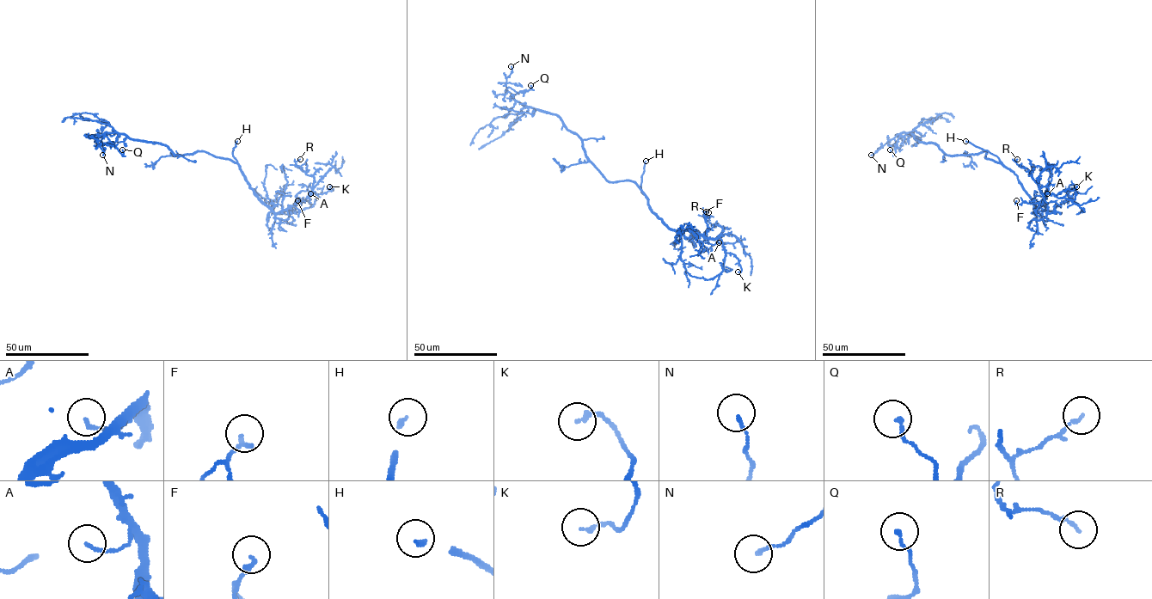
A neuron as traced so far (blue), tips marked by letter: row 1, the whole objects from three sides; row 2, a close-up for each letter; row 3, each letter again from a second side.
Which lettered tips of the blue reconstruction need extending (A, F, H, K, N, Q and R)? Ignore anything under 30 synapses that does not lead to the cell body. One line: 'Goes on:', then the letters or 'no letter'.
Goes on: H

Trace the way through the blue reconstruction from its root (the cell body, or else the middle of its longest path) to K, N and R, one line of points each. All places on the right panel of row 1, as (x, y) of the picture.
K: (985, 157), (1000, 162), (1017, 176), (1033, 201), (1035, 212), (1044, 194), (1056, 195), (1076, 186)
N: (985, 157), (984, 151), (946, 155), (934, 143), (920, 142), (909, 132), (899, 133), (871, 155)
R: (985, 157), (1000, 162), (1017, 176), (1033, 201), (1035, 212), (1044, 196), (1029, 171), (1019, 166), (1017, 159)

